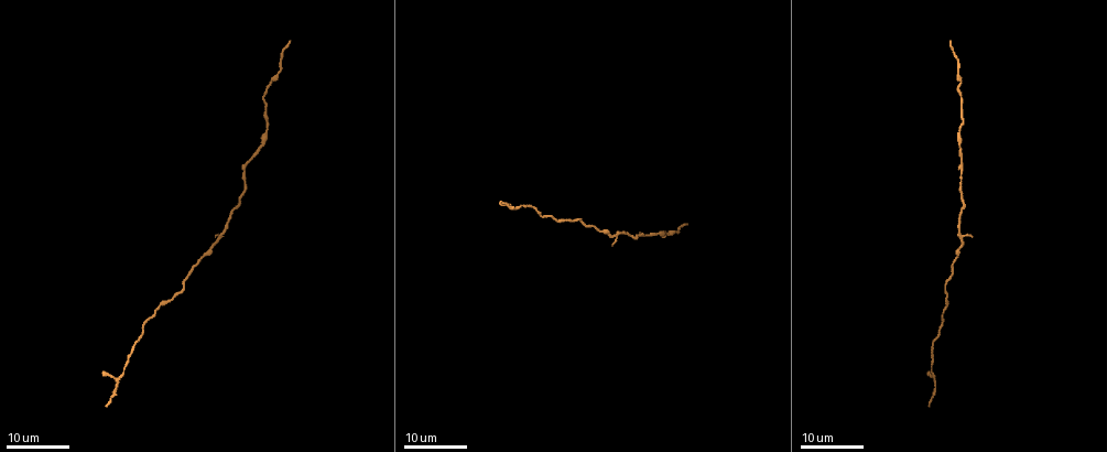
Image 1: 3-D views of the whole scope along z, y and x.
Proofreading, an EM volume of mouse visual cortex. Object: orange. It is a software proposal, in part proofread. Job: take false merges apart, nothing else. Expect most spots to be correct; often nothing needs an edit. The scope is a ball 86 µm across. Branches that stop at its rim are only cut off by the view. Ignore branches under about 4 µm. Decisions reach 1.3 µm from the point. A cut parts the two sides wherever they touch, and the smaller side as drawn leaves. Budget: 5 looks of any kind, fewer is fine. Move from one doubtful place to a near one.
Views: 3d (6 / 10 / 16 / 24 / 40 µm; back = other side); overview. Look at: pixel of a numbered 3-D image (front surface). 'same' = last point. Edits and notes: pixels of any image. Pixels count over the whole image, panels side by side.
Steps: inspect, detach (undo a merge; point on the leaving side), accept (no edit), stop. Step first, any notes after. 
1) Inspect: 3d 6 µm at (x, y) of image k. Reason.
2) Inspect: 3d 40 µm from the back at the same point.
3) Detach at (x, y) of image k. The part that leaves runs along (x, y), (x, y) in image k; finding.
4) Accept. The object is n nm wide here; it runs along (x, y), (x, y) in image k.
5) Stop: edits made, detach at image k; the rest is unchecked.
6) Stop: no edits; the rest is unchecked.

Inspect: 3d 24 µm at (961, 208) of image 1. Narrows sharply.

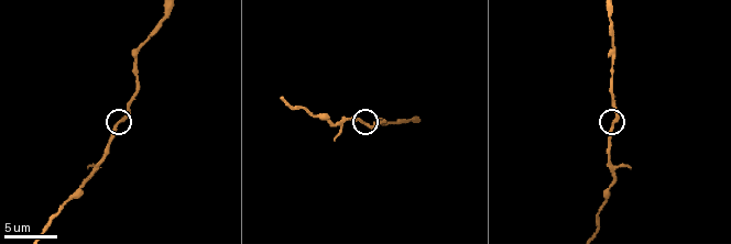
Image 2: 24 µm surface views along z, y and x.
Inspect: 3d 10 µm at (117, 122) of image 2.

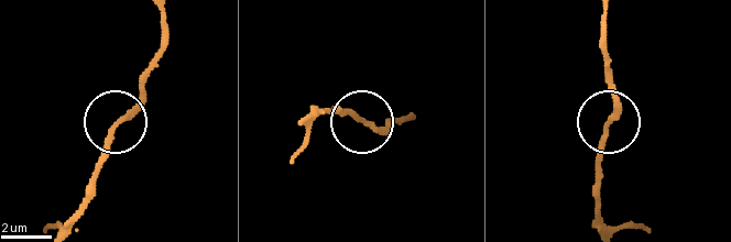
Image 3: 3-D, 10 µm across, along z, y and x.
Accept. It runs along (604, 223), (600, 155), (613, 106), (607, 57) in image 3; one neuron here.

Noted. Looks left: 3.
Inspect: 3d 10 µm at (96, 166) of image 2. Three-way junction.

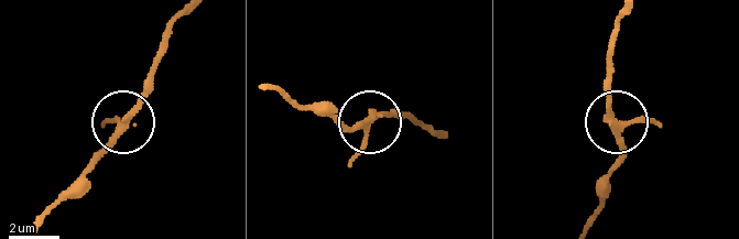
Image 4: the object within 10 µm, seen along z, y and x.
Inspect: 3d 6 µm at (372, 115) of image 4.

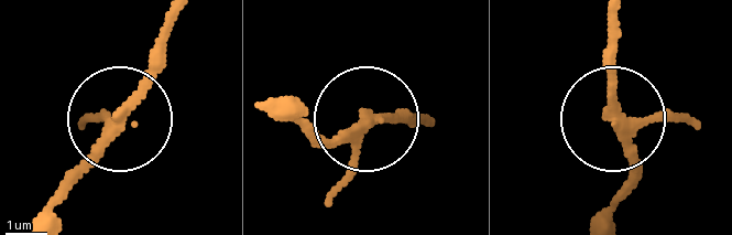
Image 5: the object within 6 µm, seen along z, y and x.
Accept. It runs along (623, 116), (616, 35) in image 5; all the same neuron.

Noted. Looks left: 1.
Stop: no edits; the rest is unchecked.

